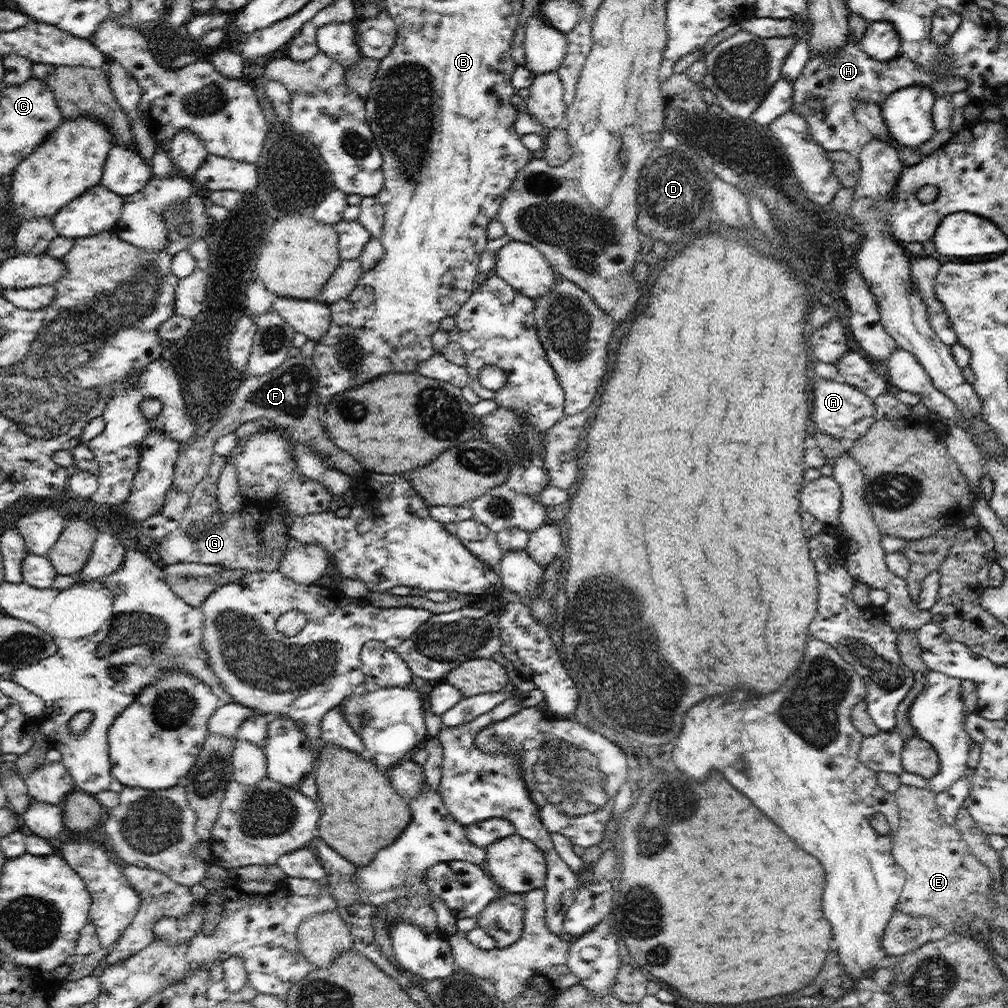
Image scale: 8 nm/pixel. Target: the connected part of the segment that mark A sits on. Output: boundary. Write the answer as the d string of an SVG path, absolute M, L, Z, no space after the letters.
M813 376L811 393L813 394L811 427L832 438L855 442L860 440L875 422L875 406L872 398L842 379L823 379Z

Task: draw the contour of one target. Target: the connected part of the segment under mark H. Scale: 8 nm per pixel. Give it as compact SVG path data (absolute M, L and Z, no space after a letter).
M848 42L840 50L811 57L800 77L792 83L792 109L808 121L812 138L819 142L823 149L858 152L866 140L862 138L859 122L854 114L857 98L864 102L882 104L888 95L898 90L910 86L932 87L938 80L946 78L945 70L948 65L951 65L951 60L924 72L917 62L901 53L892 60L882 62L870 58L861 43Z

